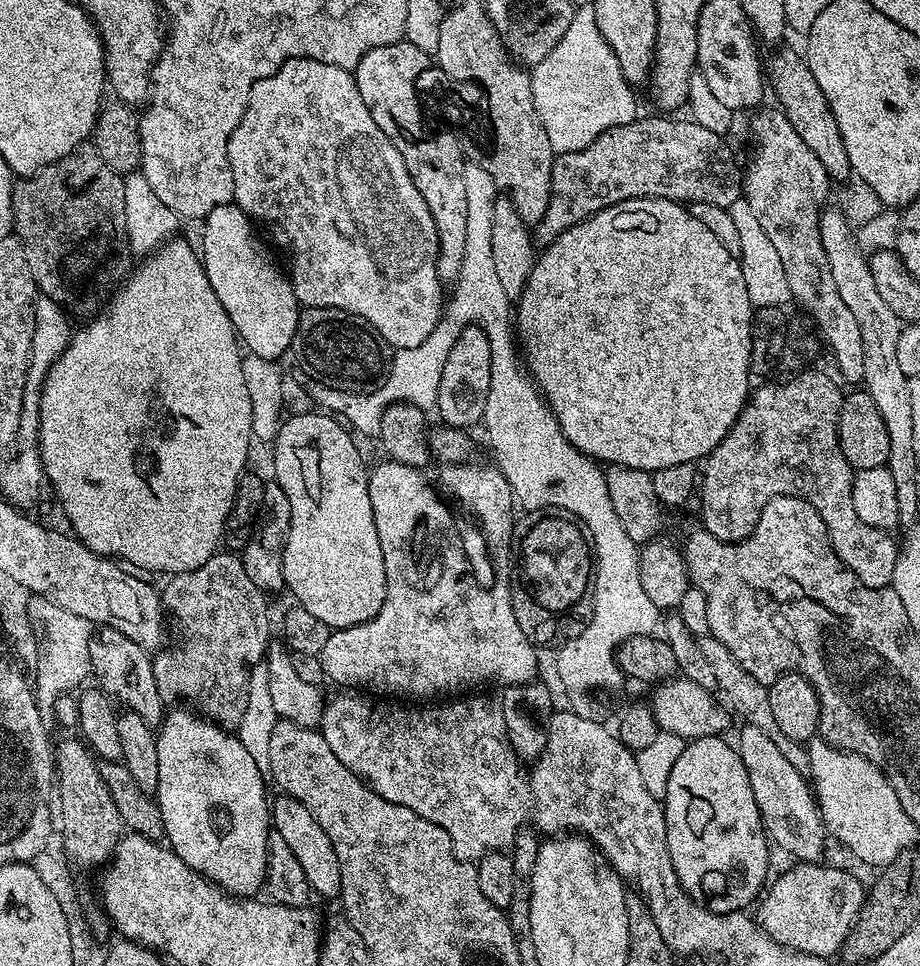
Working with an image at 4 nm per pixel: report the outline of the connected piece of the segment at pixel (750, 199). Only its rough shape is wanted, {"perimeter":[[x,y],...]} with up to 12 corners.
{"perimeter":[[757,111],[742,197],[839,379],[862,333],[822,250],[830,177],[784,113]]}

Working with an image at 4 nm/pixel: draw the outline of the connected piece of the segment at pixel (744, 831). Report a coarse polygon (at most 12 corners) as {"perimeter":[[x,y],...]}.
{"perimeter":[[689,739],[662,801],[674,874],[709,912],[765,891],[739,751]]}

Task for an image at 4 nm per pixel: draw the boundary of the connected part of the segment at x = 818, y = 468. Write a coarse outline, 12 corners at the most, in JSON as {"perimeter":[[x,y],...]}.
{"perimeter":[[800,370],[753,391],[706,457],[702,527],[752,533],[775,496],[826,522],[867,588],[897,537],[854,510],[838,442],[845,393]]}

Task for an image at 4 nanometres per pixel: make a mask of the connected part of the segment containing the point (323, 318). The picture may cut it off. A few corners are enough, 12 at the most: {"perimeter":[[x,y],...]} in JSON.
{"perimeter":[[304,308],[292,339],[303,374],[376,391],[390,348],[362,318]]}

